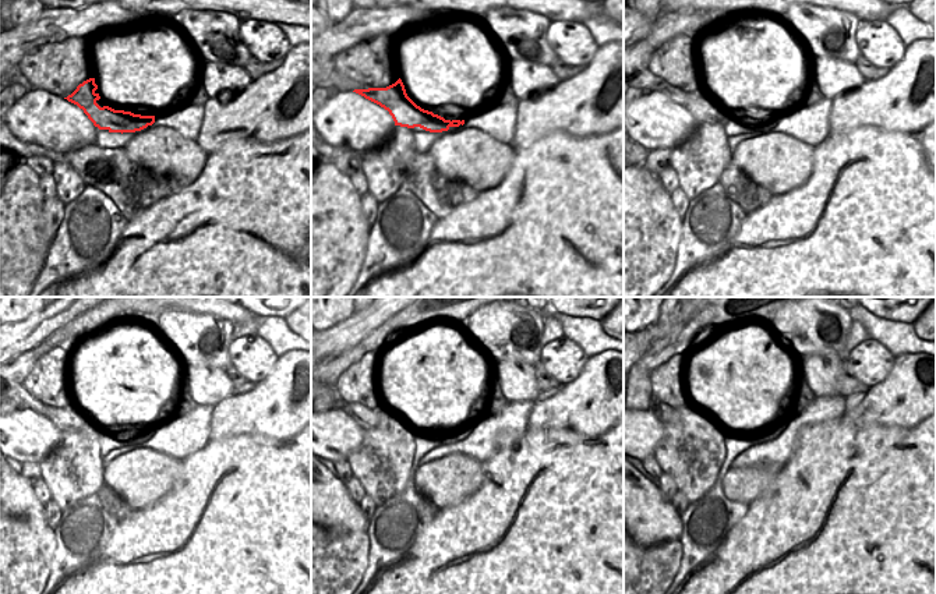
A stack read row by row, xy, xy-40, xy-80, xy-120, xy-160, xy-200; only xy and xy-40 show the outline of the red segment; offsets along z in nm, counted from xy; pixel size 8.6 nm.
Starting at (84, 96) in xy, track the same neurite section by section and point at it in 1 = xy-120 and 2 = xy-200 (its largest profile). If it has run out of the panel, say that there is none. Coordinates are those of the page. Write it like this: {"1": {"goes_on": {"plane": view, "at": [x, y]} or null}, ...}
{"1": {"goes_on": {"plane": "xy-120", "at": [70, 419]}}, "2": {"goes_on": {"plane": "xy-200", "at": [666, 413]}}}

